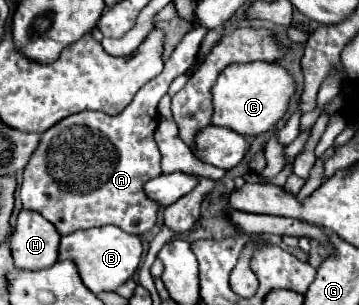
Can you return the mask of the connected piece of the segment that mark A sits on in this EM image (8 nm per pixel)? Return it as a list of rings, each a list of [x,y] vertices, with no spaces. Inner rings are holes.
[[[196,27],[186,33],[164,61],[164,71],[148,81],[122,113],[106,115],[100,111],[82,111],[42,133],[42,143],[22,175],[22,205],[46,217],[60,235],[98,225],[116,225],[132,235],[148,233],[156,225],[158,203],[148,199],[142,187],[162,173],[160,151],[154,141],[154,131],[160,121],[156,107],[170,83],[194,65],[200,41],[206,33],[206,27]]]

